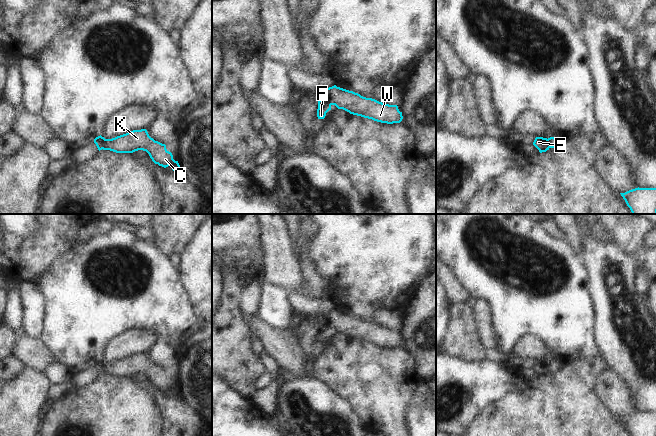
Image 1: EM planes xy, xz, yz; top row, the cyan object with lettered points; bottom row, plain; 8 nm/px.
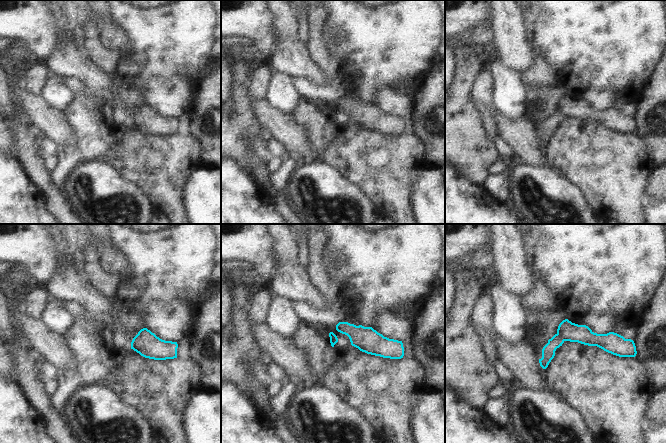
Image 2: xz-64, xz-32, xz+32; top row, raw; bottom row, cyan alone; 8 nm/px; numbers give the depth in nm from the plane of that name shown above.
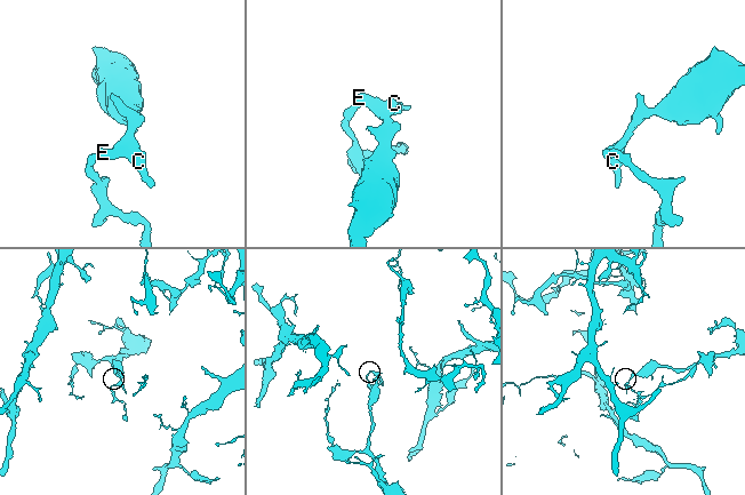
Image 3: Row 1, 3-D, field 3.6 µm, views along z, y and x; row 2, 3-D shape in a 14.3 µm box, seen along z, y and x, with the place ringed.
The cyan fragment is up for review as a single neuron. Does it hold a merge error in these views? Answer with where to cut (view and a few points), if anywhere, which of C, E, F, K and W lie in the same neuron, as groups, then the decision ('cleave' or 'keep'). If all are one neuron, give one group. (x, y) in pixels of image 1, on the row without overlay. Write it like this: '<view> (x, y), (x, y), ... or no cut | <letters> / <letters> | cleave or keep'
xy (106, 363), (102, 372) | C E K W / F | cleave

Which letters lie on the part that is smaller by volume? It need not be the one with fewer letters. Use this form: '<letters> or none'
F

